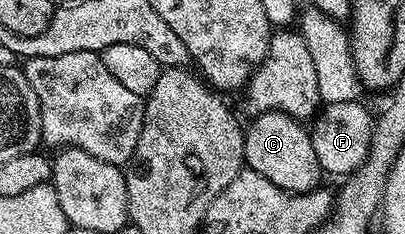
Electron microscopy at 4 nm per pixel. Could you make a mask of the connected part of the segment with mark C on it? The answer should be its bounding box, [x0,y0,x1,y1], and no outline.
[243,112,321,192]

